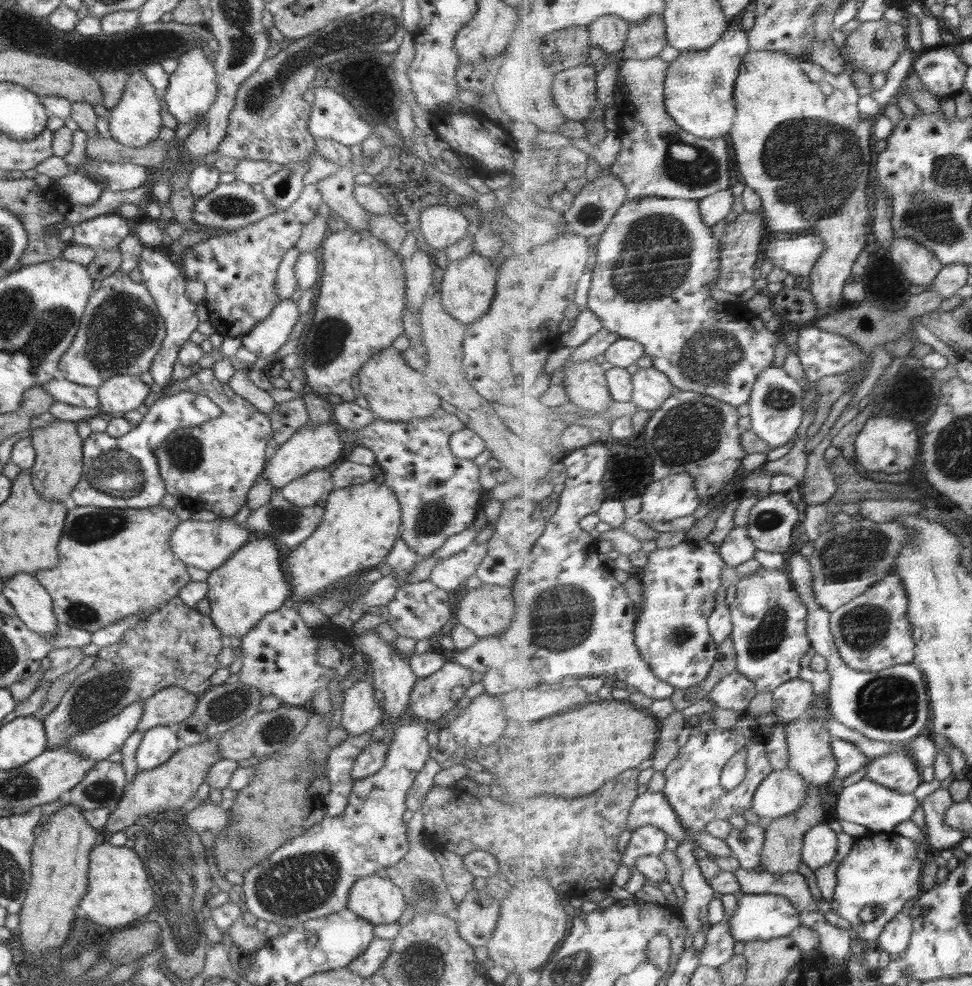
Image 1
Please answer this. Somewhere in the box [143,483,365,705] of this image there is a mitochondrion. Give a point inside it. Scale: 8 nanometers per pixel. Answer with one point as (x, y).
(281, 521)

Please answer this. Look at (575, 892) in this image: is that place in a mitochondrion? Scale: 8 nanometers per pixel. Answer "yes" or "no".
no

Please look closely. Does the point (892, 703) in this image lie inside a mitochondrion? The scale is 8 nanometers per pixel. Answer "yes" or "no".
yes

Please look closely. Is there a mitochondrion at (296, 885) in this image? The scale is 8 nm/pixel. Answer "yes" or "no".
yes

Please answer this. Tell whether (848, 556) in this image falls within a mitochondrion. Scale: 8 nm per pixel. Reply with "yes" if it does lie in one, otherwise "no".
yes

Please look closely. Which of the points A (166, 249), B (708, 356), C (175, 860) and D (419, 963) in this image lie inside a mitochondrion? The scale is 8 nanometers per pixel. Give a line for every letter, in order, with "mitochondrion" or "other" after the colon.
A: other
B: mitochondrion
C: mitochondrion
D: mitochondrion

